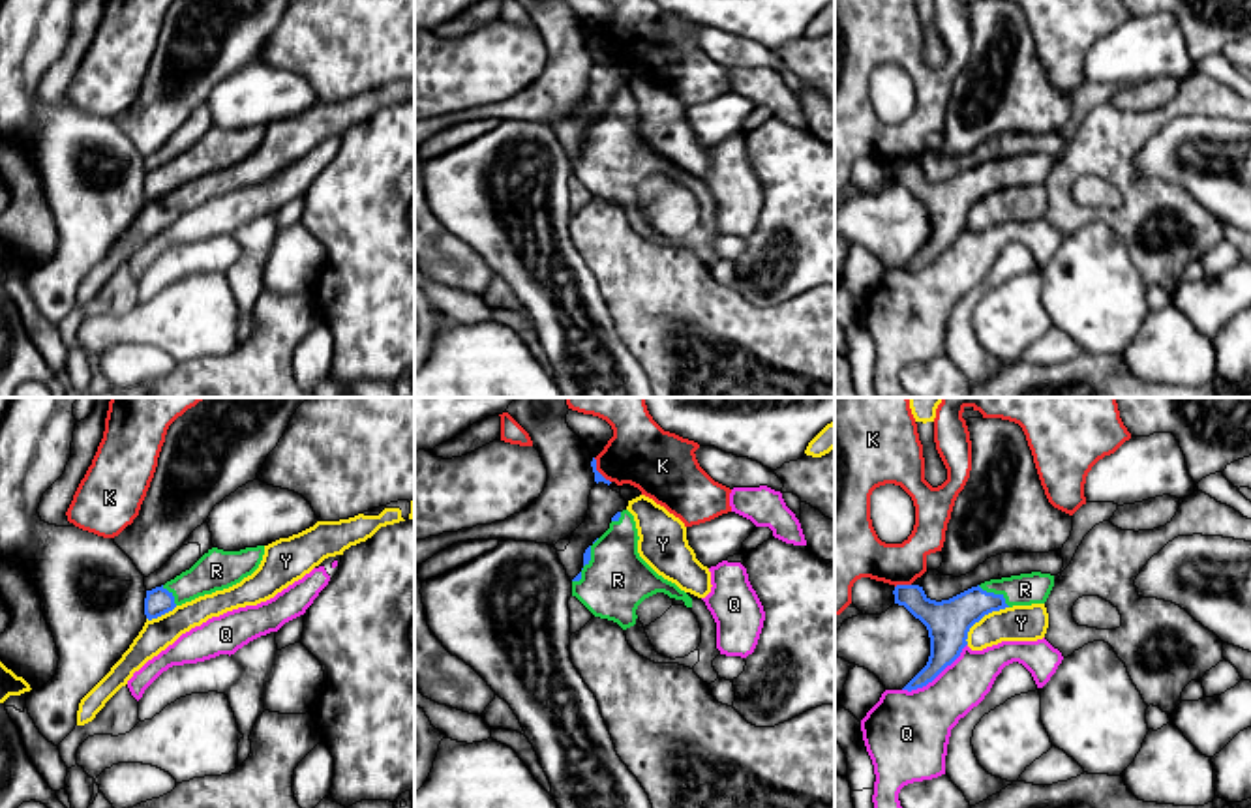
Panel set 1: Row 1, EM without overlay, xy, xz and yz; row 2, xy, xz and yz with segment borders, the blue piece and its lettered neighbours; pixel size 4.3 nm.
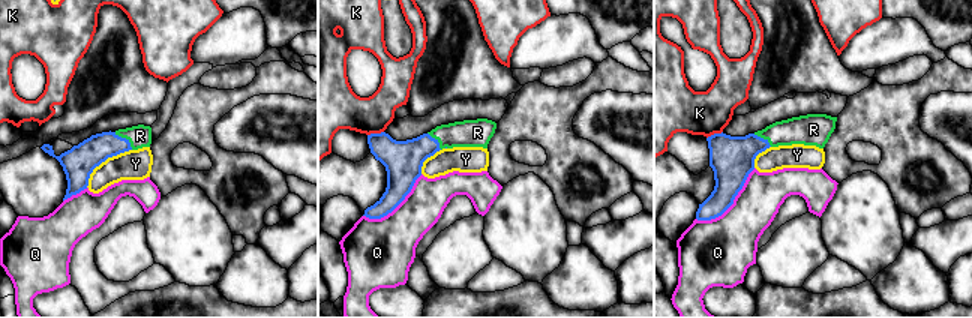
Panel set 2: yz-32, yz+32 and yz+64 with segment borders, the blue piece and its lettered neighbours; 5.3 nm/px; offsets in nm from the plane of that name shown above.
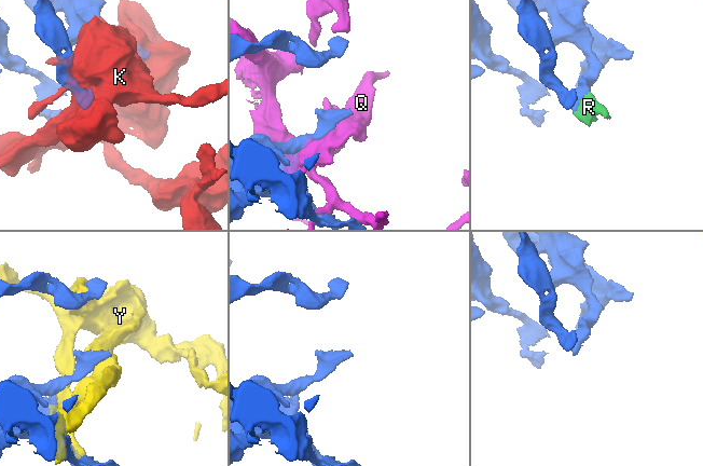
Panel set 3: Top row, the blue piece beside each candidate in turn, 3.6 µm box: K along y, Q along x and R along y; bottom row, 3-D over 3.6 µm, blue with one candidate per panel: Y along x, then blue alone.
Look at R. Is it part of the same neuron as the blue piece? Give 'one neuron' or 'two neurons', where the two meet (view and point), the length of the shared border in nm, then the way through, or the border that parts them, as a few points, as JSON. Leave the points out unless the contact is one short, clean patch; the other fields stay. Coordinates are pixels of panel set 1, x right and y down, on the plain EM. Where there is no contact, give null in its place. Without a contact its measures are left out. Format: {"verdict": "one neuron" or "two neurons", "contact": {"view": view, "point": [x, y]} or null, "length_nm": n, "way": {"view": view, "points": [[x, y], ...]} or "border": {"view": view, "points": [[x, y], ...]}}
{"verdict": "one neuron", "contact": {"view": "yz", "point": [993, 173]}, "length_nm": 170, "way": {"view": "yz", "points": [[948, 201], [993, 173], [1024, 169]]}}

